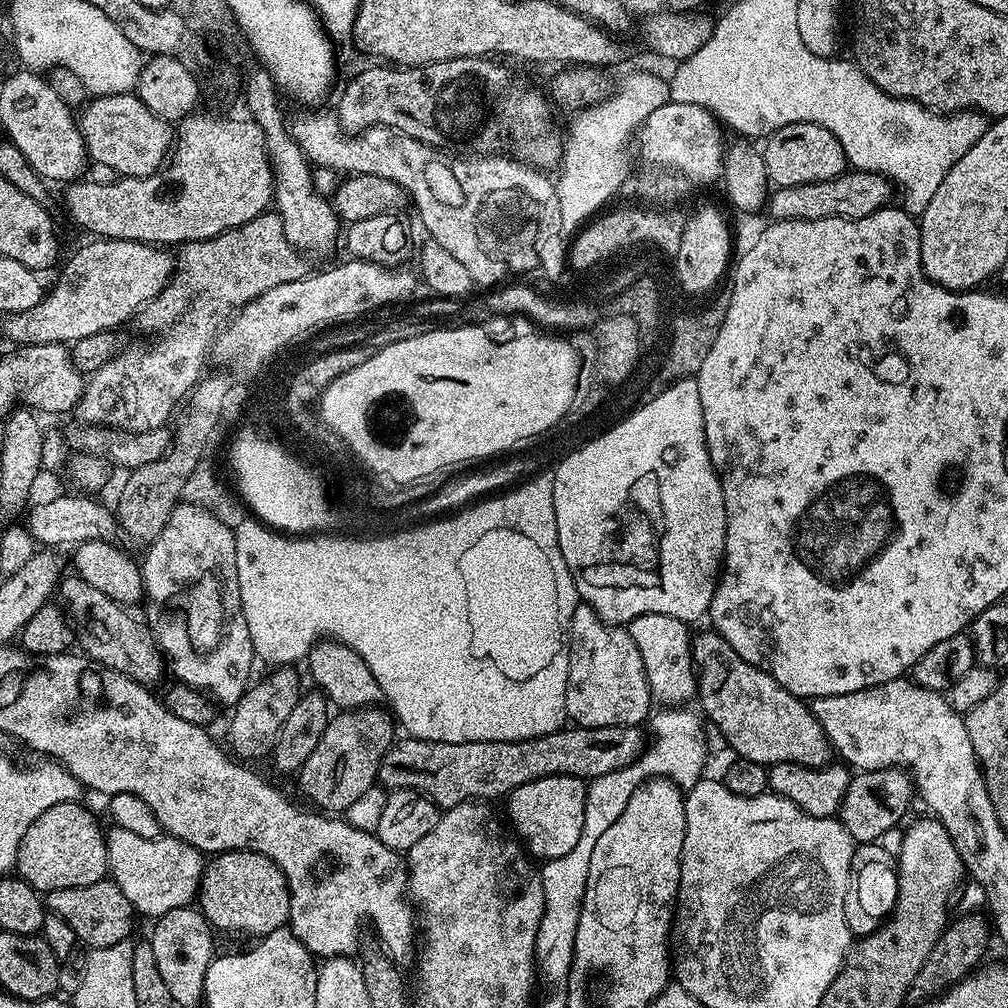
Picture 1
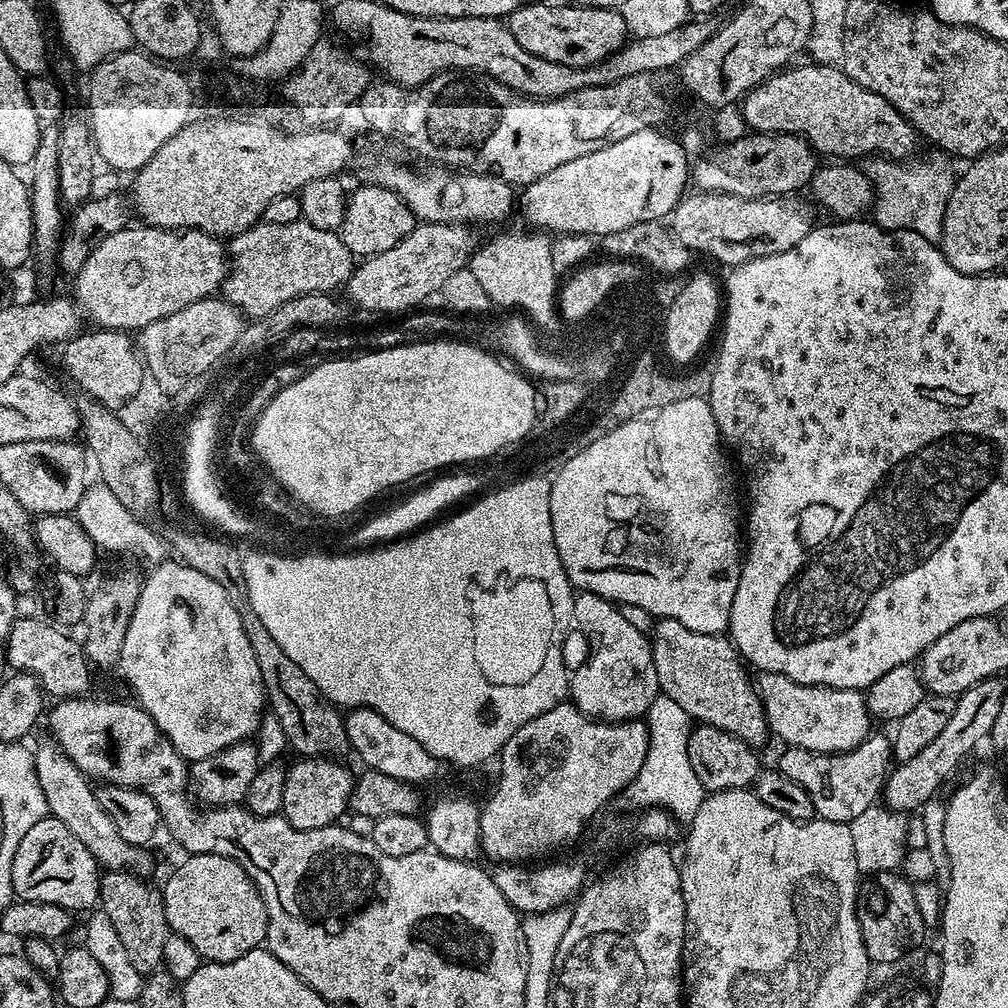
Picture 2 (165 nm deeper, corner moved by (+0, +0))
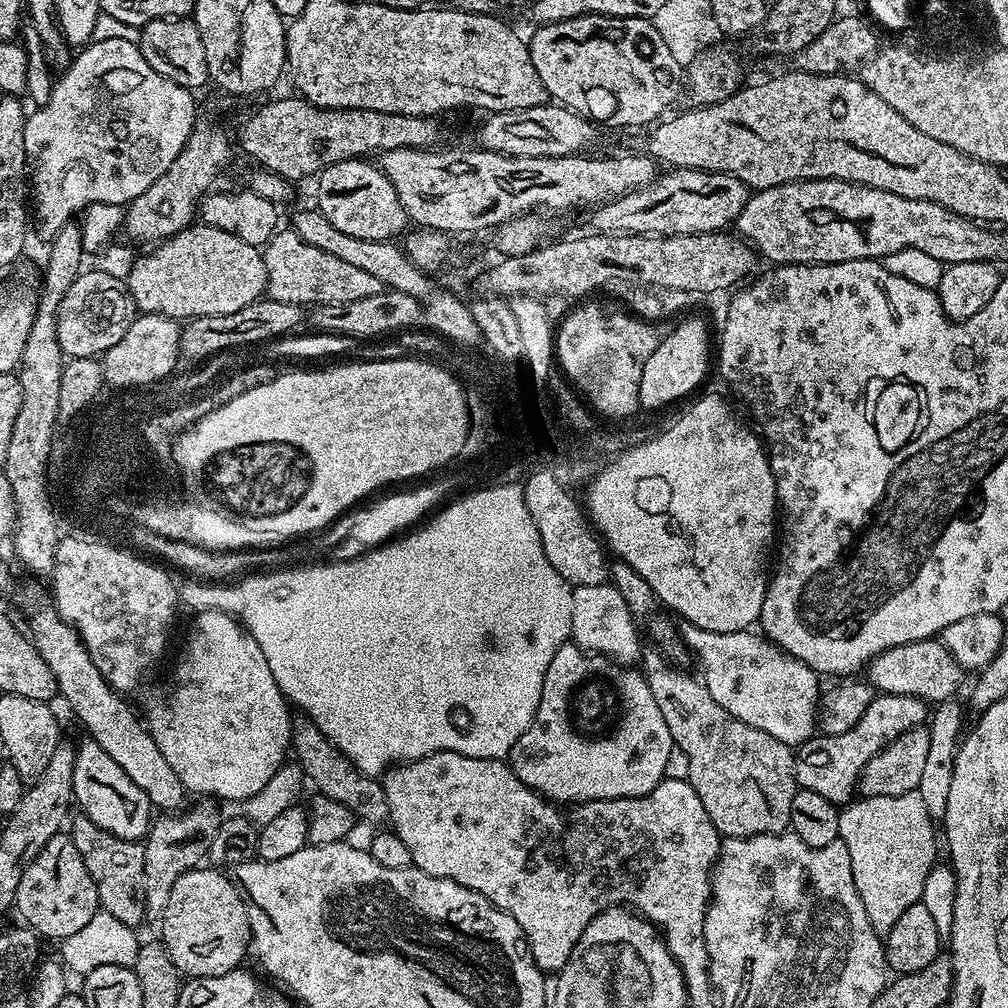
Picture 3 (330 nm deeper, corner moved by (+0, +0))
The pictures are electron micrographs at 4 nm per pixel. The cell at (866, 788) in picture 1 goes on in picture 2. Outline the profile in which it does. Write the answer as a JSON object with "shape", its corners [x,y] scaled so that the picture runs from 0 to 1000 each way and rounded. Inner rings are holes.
{"shape":[[[983,671],[962,681],[953,690],[947,691],[946,712],[938,716],[935,728],[917,741],[907,752],[894,754],[882,765],[875,783],[875,794],[880,801],[894,807],[913,804],[930,789],[932,782],[948,766],[948,761],[984,728],[986,716],[990,716],[990,704],[994,704],[994,692],[998,688],[995,674]]]}

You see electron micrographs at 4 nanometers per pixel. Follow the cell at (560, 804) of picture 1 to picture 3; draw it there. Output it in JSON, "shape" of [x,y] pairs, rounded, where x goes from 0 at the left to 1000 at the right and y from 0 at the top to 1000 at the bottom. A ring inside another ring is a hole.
{"shape":[[[564,637],[554,645],[554,649],[550,649],[550,657],[546,657],[542,665],[542,673],[538,677],[538,692],[534,696],[530,716],[526,716],[522,728],[518,728],[514,736],[510,736],[510,740],[503,748],[502,757],[522,781],[530,783],[541,794],[549,795],[556,800],[570,800],[580,798],[582,794],[616,794],[645,788],[645,784],[649,784],[655,775],[660,773],[661,756],[665,756],[665,748],[668,744],[667,729],[661,720],[661,712],[657,712],[657,704],[653,704],[653,696],[649,696],[649,688],[645,688],[645,681],[641,677],[638,666],[613,659],[602,651],[584,649],[576,645],[572,639]]]}

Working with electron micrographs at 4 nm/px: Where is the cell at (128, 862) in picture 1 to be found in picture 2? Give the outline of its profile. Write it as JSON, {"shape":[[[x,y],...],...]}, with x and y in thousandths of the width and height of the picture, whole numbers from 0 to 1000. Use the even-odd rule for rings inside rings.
{"shape":[[[55,736],[47,737],[35,740],[34,747],[38,775],[42,780],[42,787],[45,788],[46,800],[51,810],[62,815],[62,819],[65,819],[65,823],[69,823],[69,827],[73,827],[73,831],[77,831],[77,835],[81,835],[81,839],[89,843],[100,862],[132,865],[135,869],[146,870],[147,864],[151,861],[148,842],[125,835],[125,831],[117,827],[117,819],[113,819],[109,808],[101,804],[101,796],[97,796],[92,779],[87,779],[90,778],[88,771],[79,766],[77,760],[73,760],[73,756],[69,756],[69,752]]]}

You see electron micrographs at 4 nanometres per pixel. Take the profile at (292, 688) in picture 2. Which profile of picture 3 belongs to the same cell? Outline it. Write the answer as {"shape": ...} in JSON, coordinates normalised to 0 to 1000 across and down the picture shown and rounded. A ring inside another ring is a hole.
{"shape":[[[298,712],[290,720],[289,745],[293,757],[302,765],[303,771],[313,781],[318,790],[331,792],[331,796],[339,796],[353,811],[354,814],[370,819],[377,819],[385,813],[385,797],[381,787],[381,779],[374,771],[359,768],[351,760],[349,754],[344,754],[334,742],[315,724],[311,714]]]}

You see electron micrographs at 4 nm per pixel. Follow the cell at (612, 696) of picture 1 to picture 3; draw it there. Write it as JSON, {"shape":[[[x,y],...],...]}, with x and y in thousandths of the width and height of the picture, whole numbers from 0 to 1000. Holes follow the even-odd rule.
{"shape":[[[606,577],[593,581],[573,581],[567,584],[566,638],[587,649],[602,651],[613,659],[627,661],[637,651],[637,627],[625,609],[617,589]]]}

